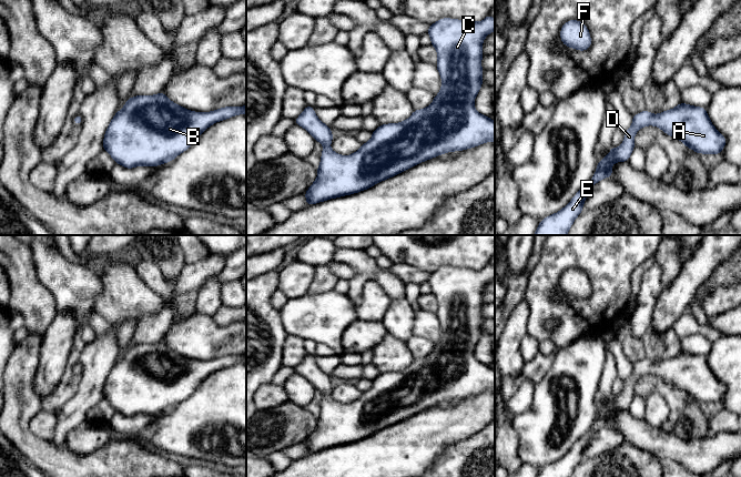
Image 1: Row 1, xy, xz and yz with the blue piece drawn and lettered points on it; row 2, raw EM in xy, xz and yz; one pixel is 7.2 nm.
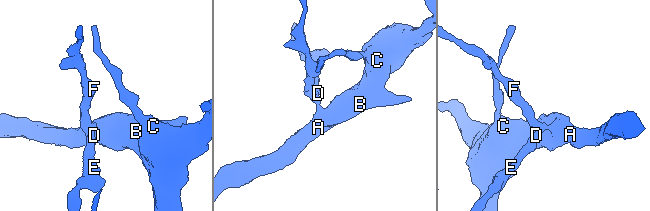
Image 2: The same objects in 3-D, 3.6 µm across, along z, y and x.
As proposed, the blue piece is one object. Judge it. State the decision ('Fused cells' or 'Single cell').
Single cell

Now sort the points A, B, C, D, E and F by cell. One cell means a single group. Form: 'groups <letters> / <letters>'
groups A B C D E F

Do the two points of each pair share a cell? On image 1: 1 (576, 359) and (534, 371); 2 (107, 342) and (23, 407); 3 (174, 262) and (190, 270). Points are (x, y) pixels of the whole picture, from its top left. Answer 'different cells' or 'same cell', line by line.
1: different cells
2: different cells
3: different cells

